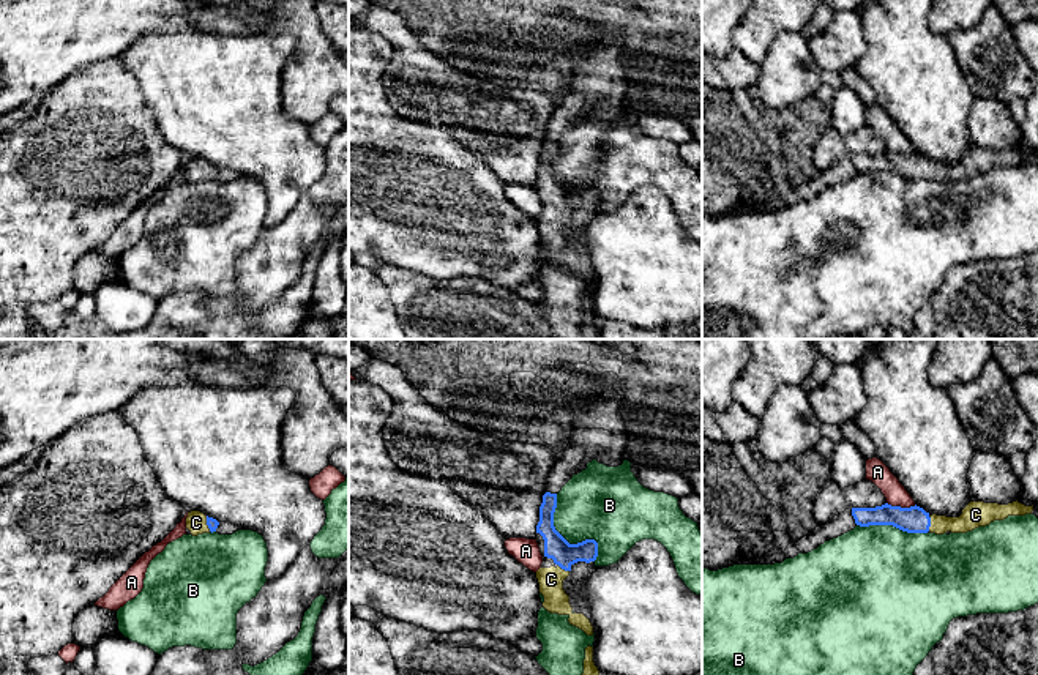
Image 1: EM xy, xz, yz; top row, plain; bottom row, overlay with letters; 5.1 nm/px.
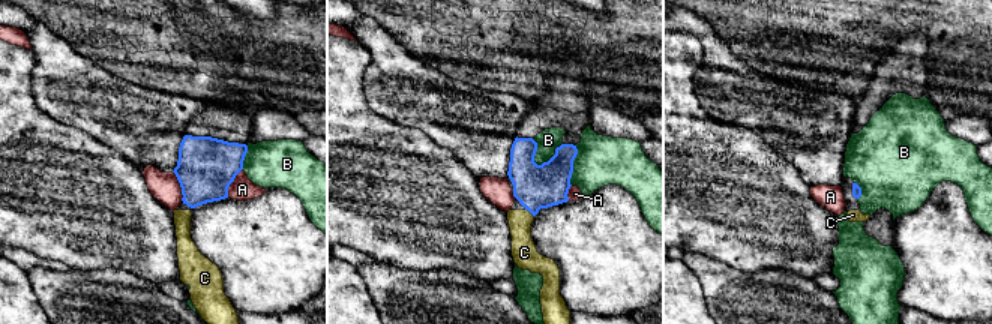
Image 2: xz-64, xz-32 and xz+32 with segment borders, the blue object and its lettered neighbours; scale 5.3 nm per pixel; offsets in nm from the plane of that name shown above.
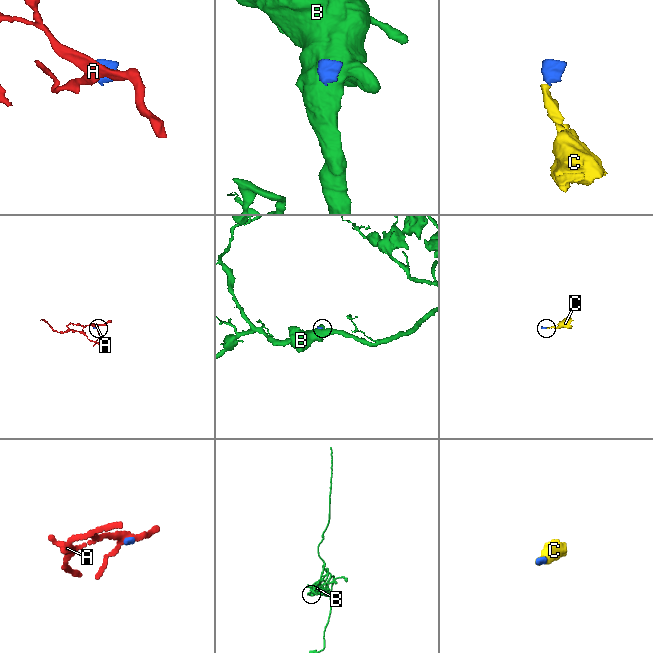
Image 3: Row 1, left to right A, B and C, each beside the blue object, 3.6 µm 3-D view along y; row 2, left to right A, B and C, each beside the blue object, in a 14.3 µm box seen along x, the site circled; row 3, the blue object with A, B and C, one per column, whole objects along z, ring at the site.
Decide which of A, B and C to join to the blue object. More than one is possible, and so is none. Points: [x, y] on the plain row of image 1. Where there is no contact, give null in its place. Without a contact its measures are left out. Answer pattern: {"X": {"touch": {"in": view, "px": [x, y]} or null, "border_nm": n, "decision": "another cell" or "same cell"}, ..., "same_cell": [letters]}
{"A": {"touch": {"in": "yz", "px": [899, 153]}, "border_nm": 150, "decision": "another cell"}, "B": {"touch": {"in": "xz", "px": [567, 188]}, "border_nm": 400, "decision": "another cell"}, "C": {"touch": {"in": "yz", "px": [929, 171]}, "border_nm": 70, "decision": "same cell"}, "same_cell": ["C"]}

